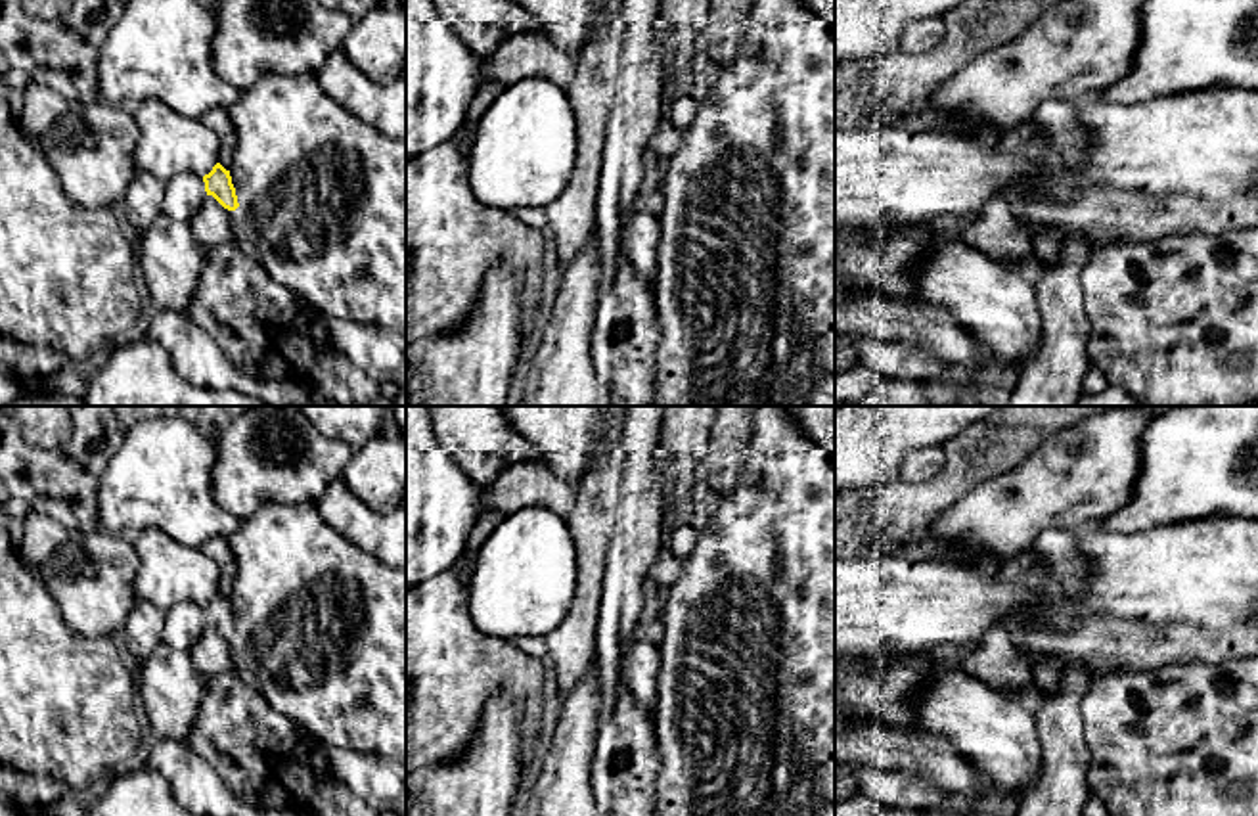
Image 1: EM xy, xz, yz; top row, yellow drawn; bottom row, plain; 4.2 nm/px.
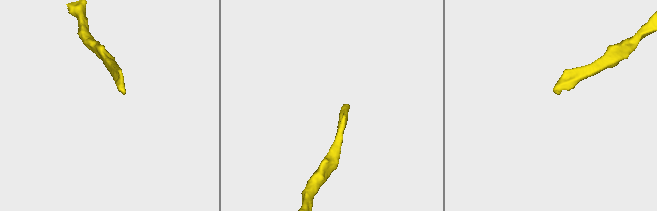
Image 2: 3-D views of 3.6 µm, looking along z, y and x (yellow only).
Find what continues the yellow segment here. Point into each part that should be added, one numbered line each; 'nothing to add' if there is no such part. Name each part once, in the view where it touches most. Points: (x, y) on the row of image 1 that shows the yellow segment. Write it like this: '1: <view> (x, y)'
1: xy (211, 226)

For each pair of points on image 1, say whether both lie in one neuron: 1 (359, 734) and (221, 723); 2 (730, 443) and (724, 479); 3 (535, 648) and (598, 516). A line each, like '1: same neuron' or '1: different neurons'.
1: different neurons
2: same neuron
3: different neurons

